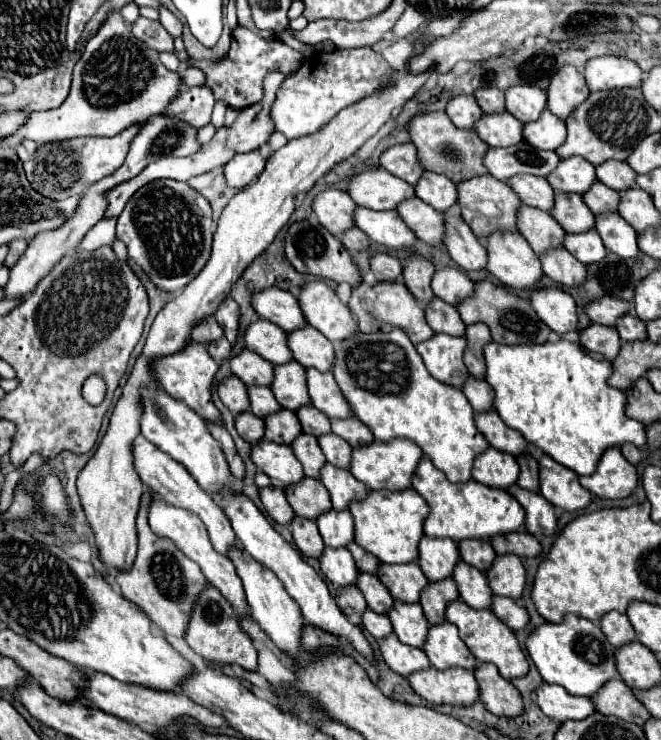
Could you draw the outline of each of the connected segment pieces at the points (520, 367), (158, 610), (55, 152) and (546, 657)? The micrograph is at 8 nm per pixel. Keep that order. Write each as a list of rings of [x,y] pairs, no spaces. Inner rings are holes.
[[[559,339],[555,343],[547,341],[543,345],[513,347],[491,341],[485,345],[483,355],[487,363],[485,379],[495,391],[493,407],[505,425],[519,431],[525,441],[539,447],[559,465],[565,465],[577,475],[591,475],[607,447],[619,447],[623,443],[633,443],[637,447],[645,445],[645,427],[639,421],[625,417],[625,393],[607,385],[607,377],[611,375],[611,361],[605,357],[591,355],[579,343],[571,343],[567,339]]]
[[[151,491],[143,493],[141,499],[141,511],[137,515],[137,533],[139,533],[139,551],[133,567],[129,571],[119,571],[115,581],[121,589],[121,595],[141,607],[151,621],[163,629],[165,635],[183,637],[191,619],[191,609],[195,607],[195,597],[209,587],[207,579],[203,577],[197,563],[189,561],[175,545],[167,539],[157,537],[151,527],[147,525],[147,497],[151,497]]]
[[[131,125],[115,137],[75,137],[67,141],[53,141],[51,145],[41,145],[37,147],[35,155],[31,155],[23,163],[27,179],[37,193],[49,199],[67,199],[71,195],[81,195],[89,185],[115,173],[123,165],[129,145],[139,129],[141,125]]]
[[[567,615],[561,623],[539,625],[529,633],[525,647],[543,681],[561,685],[571,695],[591,697],[607,681],[619,677],[615,669],[615,647],[605,639],[597,623],[577,615]]]

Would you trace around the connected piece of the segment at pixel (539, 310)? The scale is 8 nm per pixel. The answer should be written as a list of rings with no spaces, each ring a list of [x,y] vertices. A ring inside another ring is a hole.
[[[543,287],[531,293],[531,305],[539,319],[557,333],[577,331],[575,299],[559,287]]]

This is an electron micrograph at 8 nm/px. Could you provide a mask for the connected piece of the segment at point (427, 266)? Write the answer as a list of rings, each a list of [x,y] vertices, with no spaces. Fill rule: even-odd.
[[[409,255],[403,265],[403,281],[413,297],[421,303],[429,303],[433,299],[431,277],[435,273],[435,265],[419,255]]]

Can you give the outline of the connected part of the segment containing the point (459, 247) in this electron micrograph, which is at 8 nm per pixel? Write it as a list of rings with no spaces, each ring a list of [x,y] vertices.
[[[445,213],[445,239],[443,239],[451,259],[465,271],[485,269],[487,251],[473,235],[471,227],[465,225],[461,217]]]

